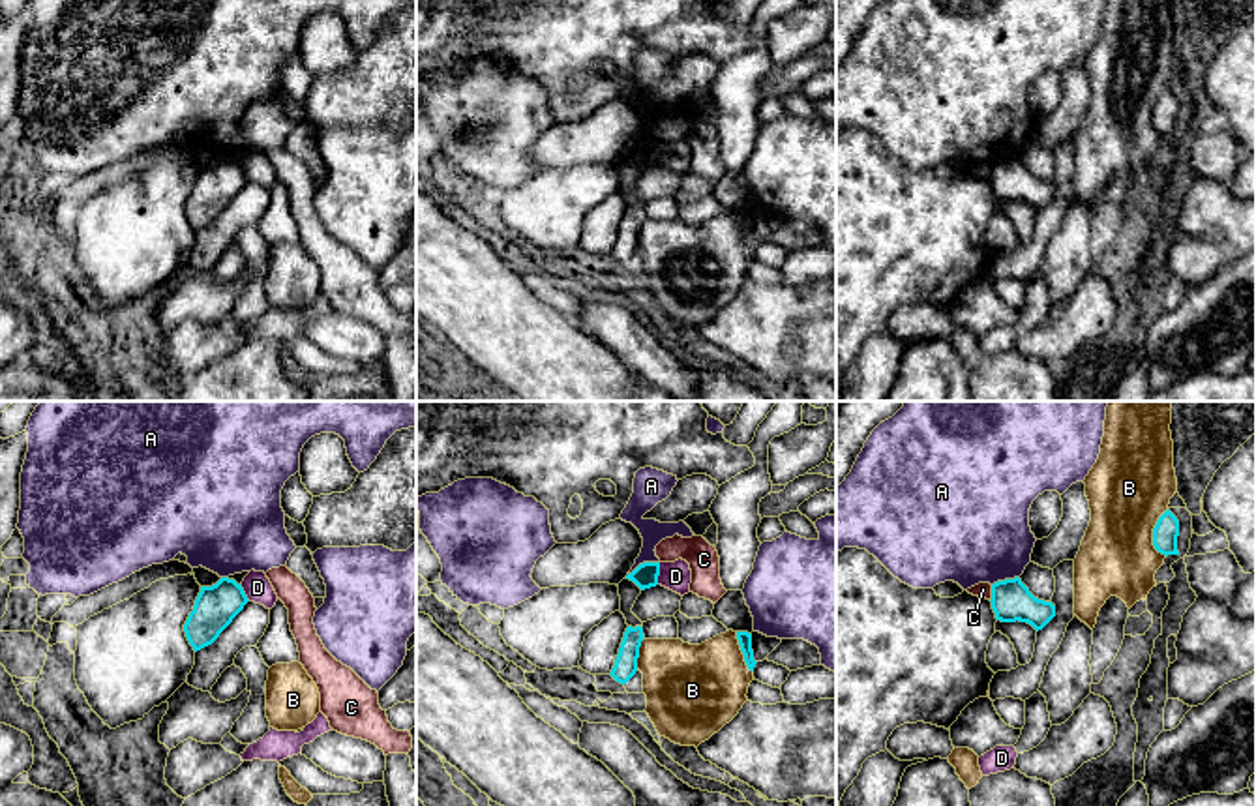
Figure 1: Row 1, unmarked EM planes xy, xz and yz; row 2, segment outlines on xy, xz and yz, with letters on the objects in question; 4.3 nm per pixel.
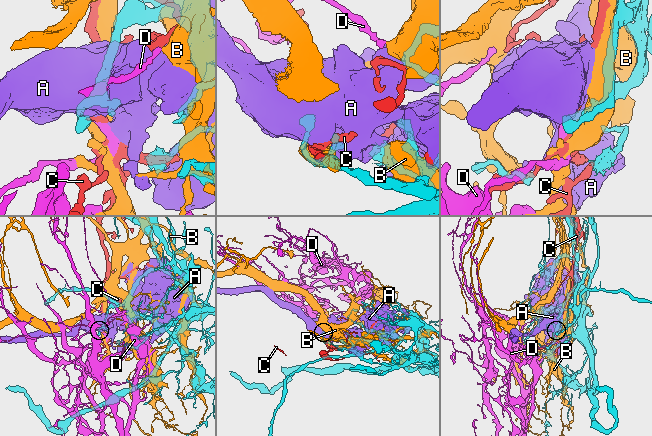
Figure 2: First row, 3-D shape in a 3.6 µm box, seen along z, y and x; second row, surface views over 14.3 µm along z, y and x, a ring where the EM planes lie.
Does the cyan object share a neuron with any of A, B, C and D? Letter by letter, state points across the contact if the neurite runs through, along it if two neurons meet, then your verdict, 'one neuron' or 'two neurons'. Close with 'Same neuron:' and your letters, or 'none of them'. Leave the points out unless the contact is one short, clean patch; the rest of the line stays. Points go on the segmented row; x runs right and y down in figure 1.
A: two neurons
B: two neurons
C: two neurons
D: border xz (660, 563), (657, 583); two neurons
Same neuron: none of them

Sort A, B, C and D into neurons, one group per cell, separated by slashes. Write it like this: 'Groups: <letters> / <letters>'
Groups: A / B / C / D

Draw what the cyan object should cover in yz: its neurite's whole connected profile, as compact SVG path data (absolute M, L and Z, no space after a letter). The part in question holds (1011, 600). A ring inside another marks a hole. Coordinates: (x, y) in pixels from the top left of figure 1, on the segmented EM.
M1020 577L994 583L990 602L997 620L1027 622L1037 632L1055 617L1055 605L1035 598Z

